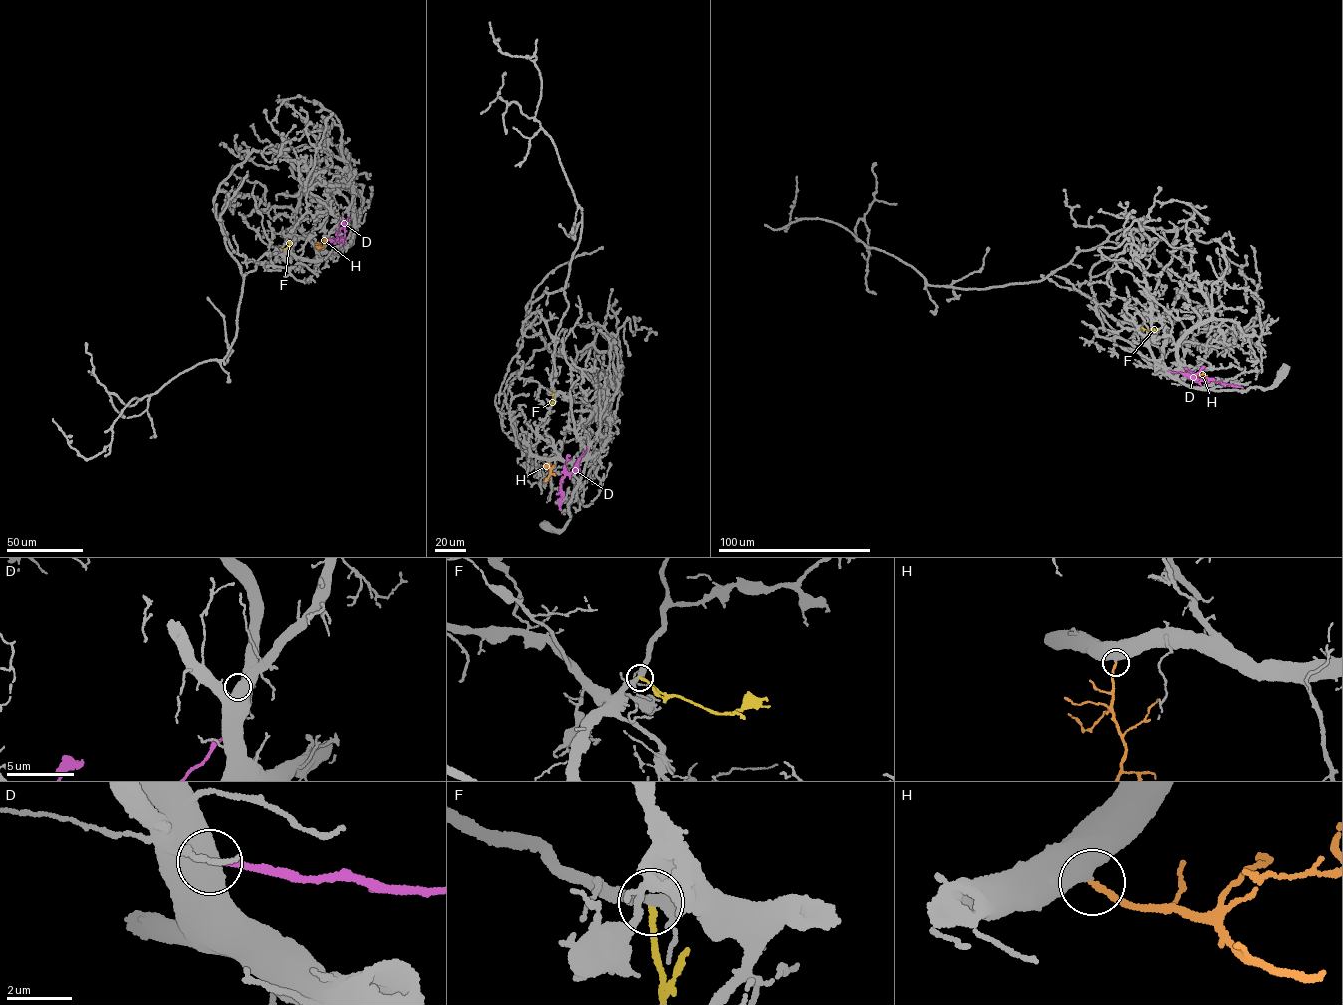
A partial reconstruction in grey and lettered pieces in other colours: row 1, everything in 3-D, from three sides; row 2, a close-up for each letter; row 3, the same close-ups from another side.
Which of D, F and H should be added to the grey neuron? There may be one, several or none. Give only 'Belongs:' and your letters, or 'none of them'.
Belongs: H

